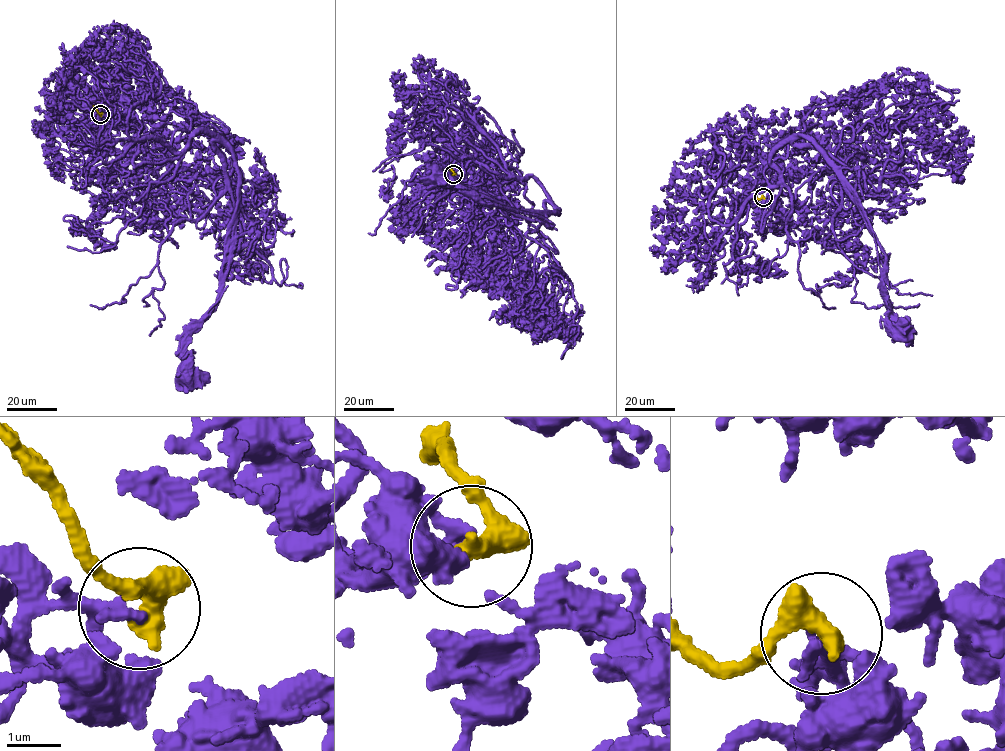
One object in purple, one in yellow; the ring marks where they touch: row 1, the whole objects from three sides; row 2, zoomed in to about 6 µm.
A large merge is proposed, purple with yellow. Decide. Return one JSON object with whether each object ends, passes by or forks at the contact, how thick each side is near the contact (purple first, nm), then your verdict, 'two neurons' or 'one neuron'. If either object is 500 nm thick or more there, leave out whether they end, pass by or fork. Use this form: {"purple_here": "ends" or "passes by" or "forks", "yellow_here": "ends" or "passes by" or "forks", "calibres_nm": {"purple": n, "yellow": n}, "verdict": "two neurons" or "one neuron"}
{"calibres_nm": {"purple": 320, "yellow": 550}, "verdict": "two neurons"}

